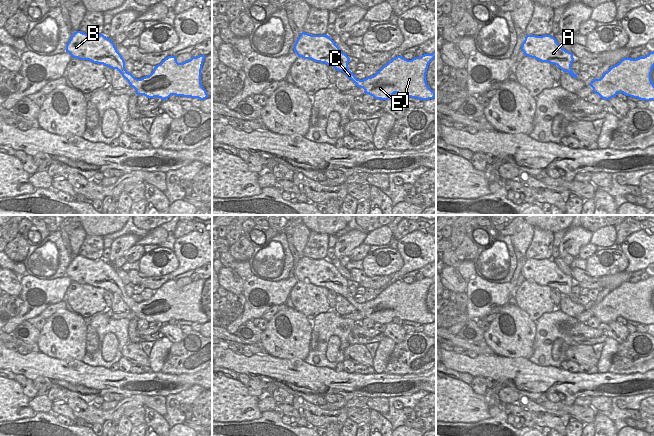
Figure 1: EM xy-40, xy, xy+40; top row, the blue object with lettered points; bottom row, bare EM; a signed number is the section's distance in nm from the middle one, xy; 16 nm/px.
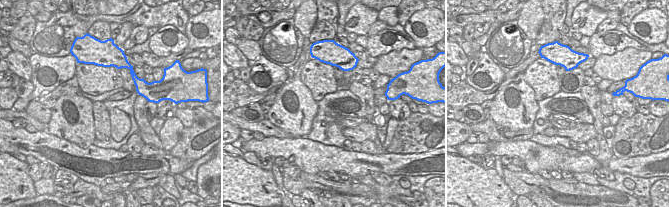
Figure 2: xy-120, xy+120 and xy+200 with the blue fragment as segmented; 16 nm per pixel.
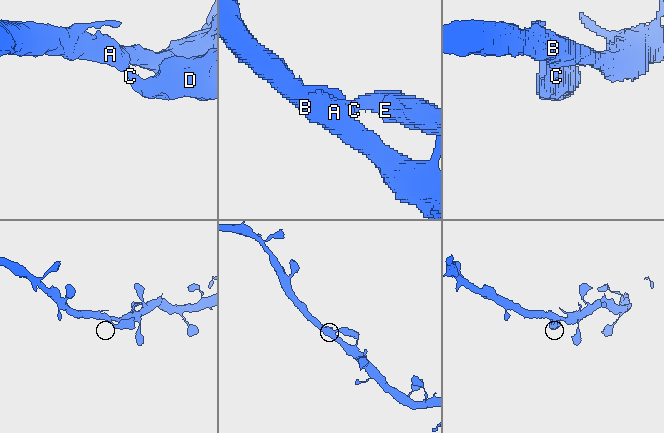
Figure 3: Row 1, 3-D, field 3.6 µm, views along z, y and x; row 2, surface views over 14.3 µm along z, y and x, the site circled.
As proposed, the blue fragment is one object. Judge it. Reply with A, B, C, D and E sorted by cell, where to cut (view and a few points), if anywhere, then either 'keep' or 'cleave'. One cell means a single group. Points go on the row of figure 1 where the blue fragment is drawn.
A B C D E; no cut; keep

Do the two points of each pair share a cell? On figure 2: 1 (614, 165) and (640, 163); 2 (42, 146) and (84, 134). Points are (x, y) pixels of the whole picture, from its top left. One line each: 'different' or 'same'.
1: same
2: different

